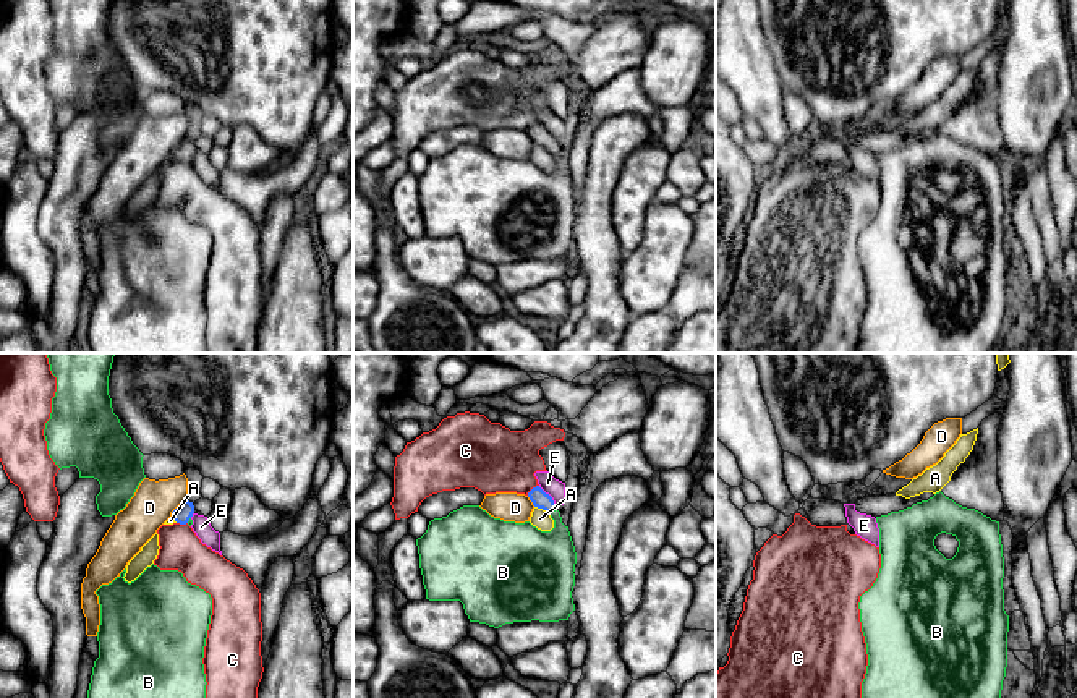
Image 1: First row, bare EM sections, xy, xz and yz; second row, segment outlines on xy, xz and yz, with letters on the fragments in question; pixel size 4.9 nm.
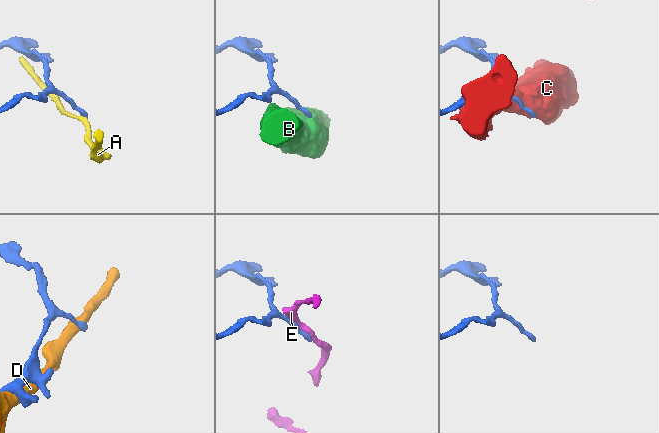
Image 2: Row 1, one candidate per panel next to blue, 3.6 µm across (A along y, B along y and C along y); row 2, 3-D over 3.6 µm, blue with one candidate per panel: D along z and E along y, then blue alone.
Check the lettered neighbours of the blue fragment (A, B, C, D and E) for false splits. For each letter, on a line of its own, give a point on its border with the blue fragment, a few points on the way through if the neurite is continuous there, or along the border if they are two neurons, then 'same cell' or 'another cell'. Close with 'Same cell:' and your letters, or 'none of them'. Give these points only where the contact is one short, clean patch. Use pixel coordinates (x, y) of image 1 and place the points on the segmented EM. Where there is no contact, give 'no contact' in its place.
A: contact xz (541, 507); border xz (535, 506), (548, 512); another cell
B: contact xz (553, 509); way xz (540, 499), (553, 509), (557, 543), (548, 559); same cell
C: contact xz (532, 489); another cell
D: contact xy (177, 507); another cell
E: contact xz (549, 496); another cell
Same cell: B

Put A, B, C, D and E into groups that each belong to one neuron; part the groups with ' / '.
A / B / C / D / E

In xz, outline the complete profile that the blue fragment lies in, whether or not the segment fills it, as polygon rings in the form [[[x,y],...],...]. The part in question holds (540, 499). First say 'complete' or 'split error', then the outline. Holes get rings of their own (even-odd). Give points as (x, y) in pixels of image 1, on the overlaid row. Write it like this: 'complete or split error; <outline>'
split error; [[[539,486],[528,497],[551,515],[551,531],[541,531],[530,521],[494,518],[479,505],[463,505],[447,517],[431,520],[426,533],[416,539],[426,599],[460,601],[470,622],[494,628],[513,622],[568,620],[575,611],[575,546],[552,497]]]

